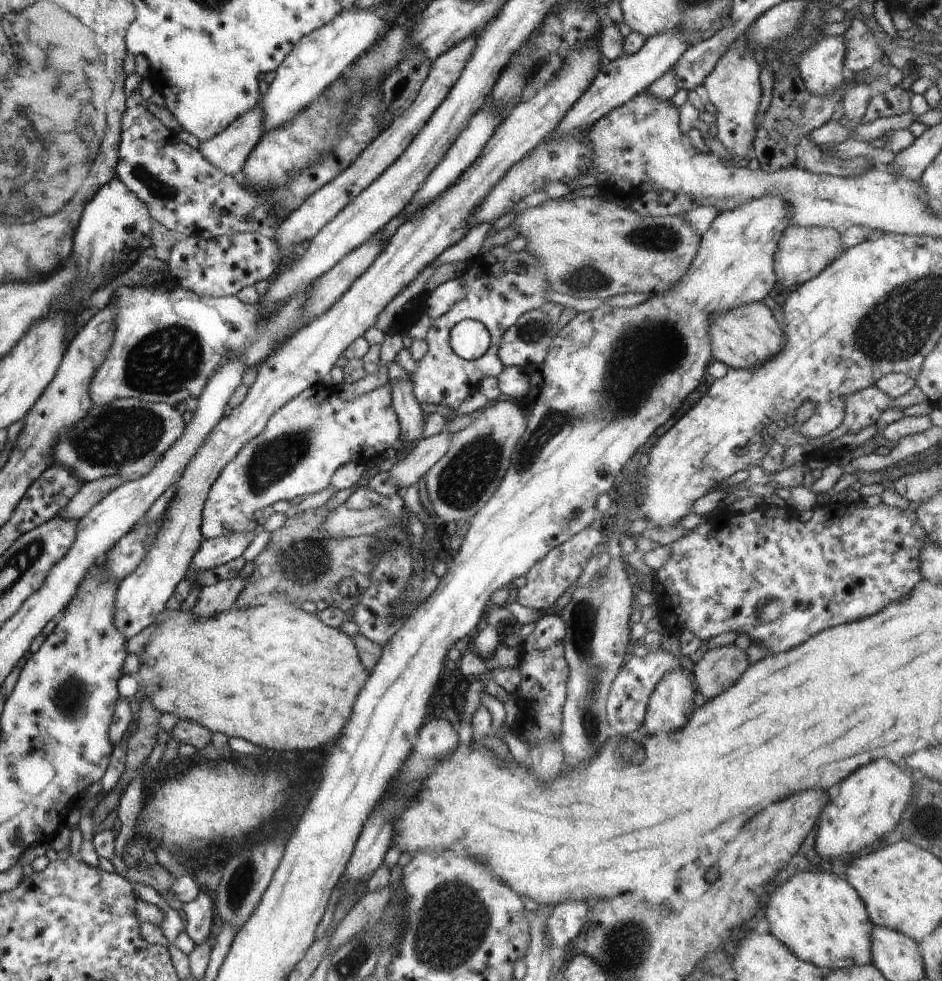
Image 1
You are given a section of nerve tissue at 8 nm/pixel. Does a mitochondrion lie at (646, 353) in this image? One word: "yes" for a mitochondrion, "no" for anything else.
yes

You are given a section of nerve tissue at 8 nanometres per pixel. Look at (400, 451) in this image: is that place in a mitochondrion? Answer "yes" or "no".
no

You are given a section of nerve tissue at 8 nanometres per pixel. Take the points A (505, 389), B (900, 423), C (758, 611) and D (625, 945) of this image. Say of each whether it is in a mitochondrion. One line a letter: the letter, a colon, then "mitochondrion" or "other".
A: other
B: other
C: other
D: mitochondrion

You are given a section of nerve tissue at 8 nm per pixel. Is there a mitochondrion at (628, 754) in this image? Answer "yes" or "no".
yes

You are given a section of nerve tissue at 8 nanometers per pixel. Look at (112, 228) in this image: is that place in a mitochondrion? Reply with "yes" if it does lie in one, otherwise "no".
no

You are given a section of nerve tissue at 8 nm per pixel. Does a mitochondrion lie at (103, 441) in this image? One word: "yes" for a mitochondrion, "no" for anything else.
yes

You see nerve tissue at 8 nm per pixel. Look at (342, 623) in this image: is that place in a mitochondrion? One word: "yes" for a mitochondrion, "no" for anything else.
no

